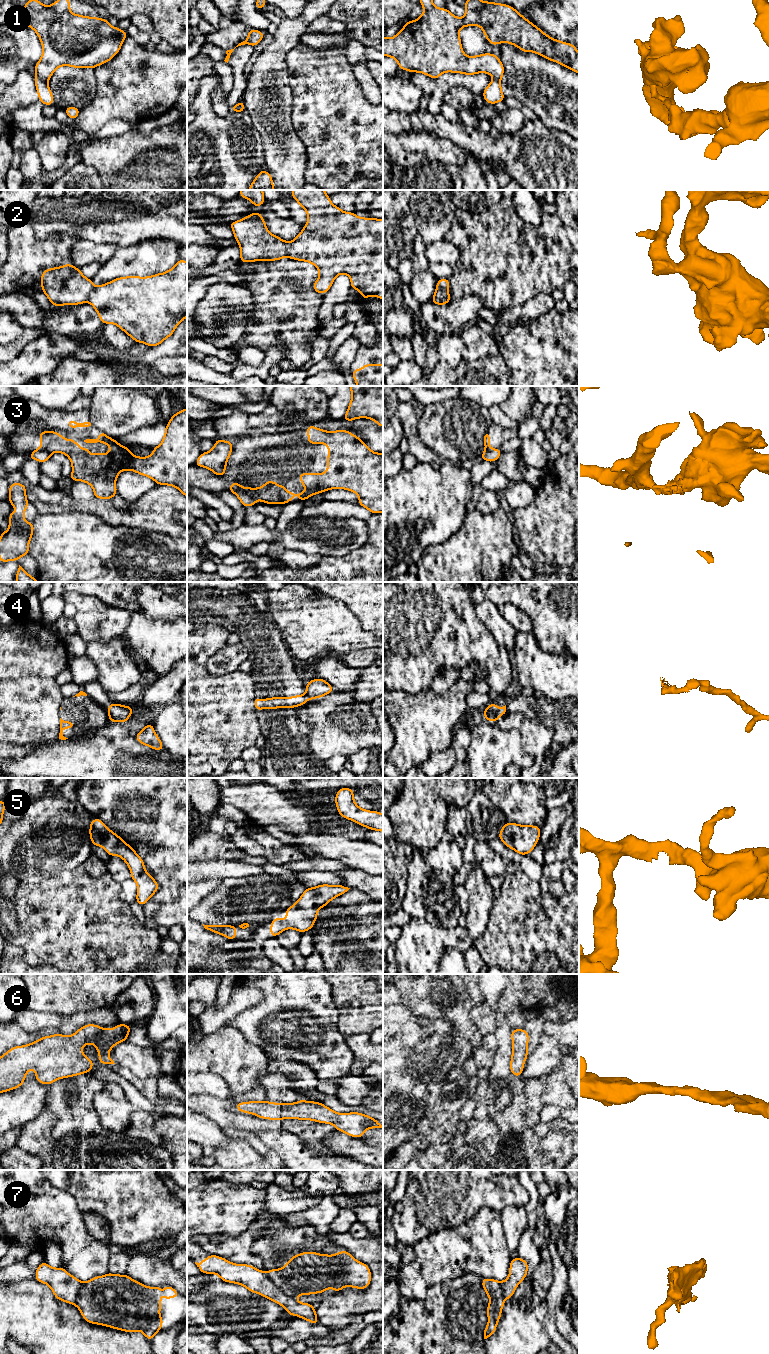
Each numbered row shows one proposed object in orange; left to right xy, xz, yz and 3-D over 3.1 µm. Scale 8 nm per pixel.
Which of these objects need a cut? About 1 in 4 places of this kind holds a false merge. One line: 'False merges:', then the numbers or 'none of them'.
False merges: 1, 2, 3, 4, 7

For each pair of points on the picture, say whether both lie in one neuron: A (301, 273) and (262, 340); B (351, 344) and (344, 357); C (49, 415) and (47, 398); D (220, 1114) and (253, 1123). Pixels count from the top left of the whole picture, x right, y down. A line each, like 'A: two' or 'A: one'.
A: one
B: one
C: two
D: one

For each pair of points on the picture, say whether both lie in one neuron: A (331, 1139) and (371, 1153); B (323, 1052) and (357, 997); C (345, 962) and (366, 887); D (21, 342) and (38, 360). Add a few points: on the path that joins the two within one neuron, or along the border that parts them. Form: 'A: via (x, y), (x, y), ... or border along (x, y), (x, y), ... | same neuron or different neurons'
A: via (341, 1144), (353, 1147), (361, 1152) | same neuron
B: border along (335, 1005), (338, 1011), (337, 1029), (344, 1036) | different neurons
C: border along (350, 887), (366, 893), (372, 900) | different neurons
D: border along (41, 334), (30, 341), (10, 361) | different neurons

